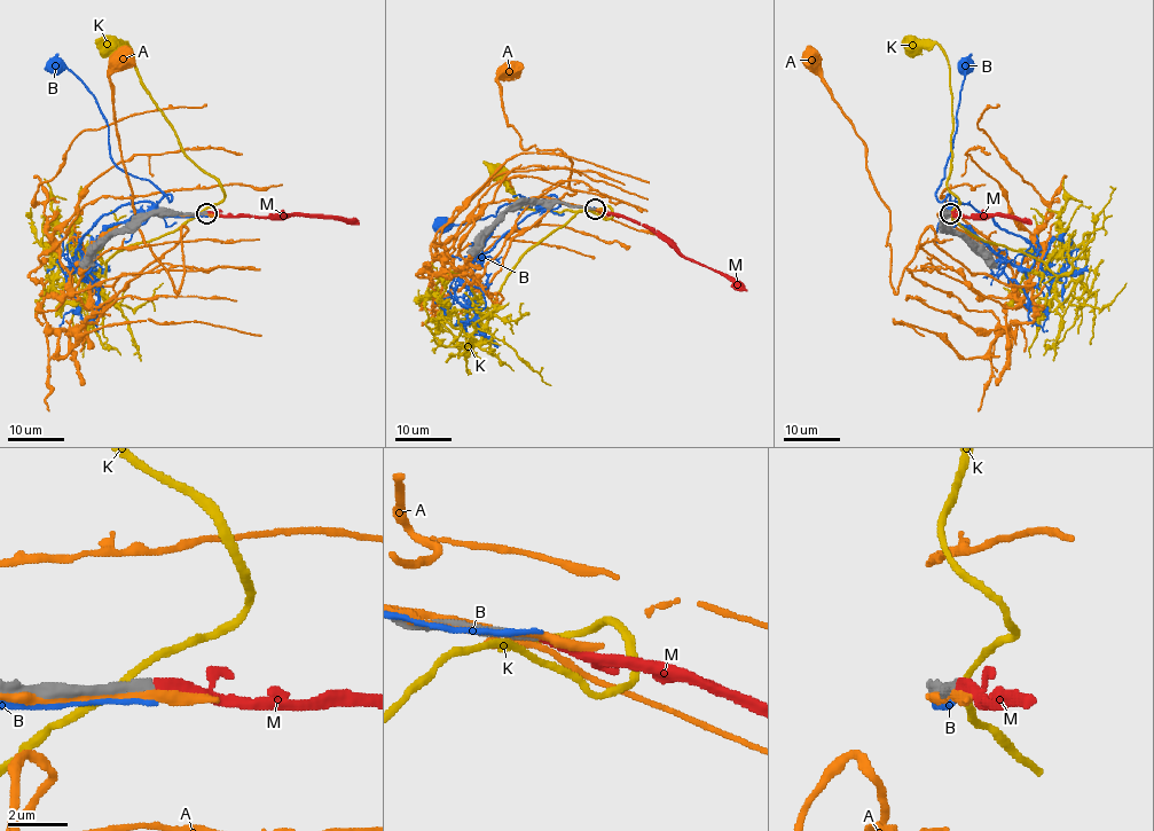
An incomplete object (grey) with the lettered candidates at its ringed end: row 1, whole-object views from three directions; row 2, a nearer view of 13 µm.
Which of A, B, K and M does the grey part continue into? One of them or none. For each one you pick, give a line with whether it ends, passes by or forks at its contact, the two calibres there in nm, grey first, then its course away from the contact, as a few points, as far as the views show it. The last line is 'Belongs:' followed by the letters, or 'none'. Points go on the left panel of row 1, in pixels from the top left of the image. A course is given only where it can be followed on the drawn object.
M: it ends | 320/300 nm | via (206, 213), (342, 216), (358, 224)
Belongs: M

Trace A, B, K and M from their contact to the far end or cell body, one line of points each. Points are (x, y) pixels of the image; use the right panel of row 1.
A: (949, 214), (1025, 305), (1033, 283), (971, 274), (931, 227), (895, 294), (863, 140), (809, 60)
B: (949, 214), (943, 216), (950, 196), (940, 202), (936, 196), (950, 154), (963, 64)
K: (950, 213), (960, 202), (948, 180), (954, 123), (946, 53), (936, 44), (913, 39), (912, 45)
M: (949, 213), (1017, 216), (1031, 224)

